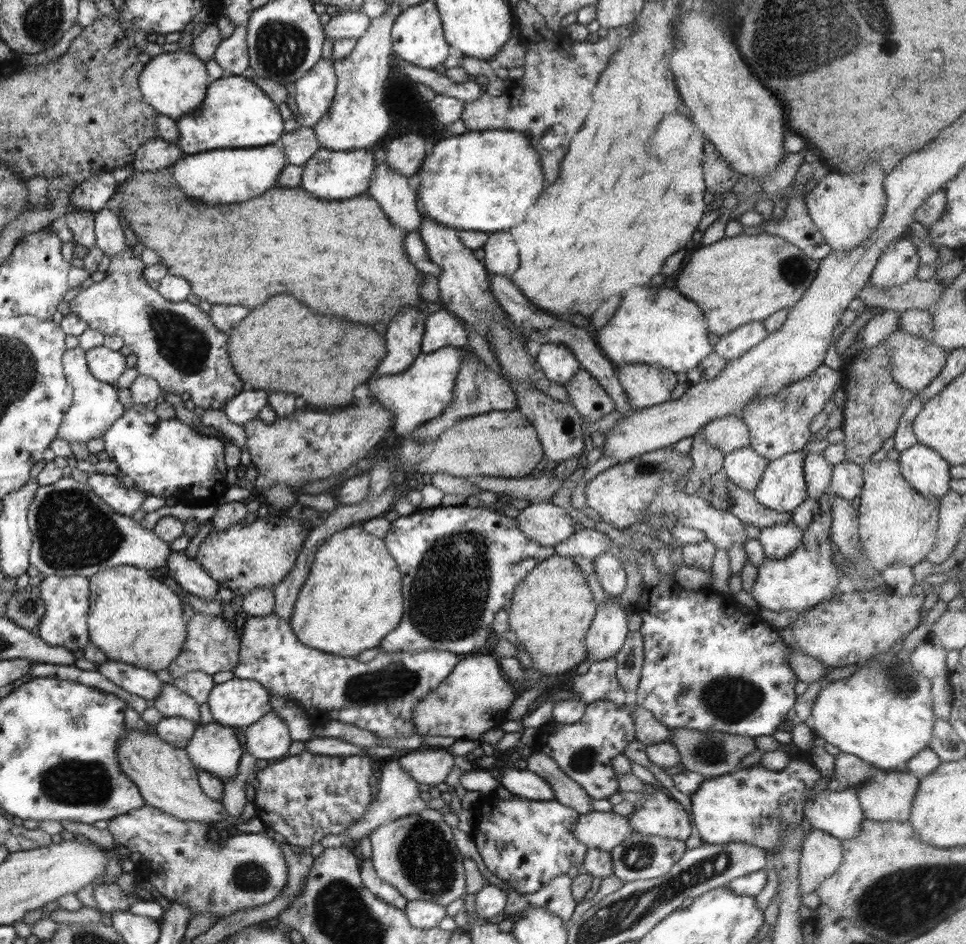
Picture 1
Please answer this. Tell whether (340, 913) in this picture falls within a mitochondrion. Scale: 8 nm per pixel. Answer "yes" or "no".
yes

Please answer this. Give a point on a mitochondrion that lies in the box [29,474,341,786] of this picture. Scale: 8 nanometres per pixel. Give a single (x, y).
(74, 531)

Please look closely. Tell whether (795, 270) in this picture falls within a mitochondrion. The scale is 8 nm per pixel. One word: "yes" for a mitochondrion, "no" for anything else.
yes

